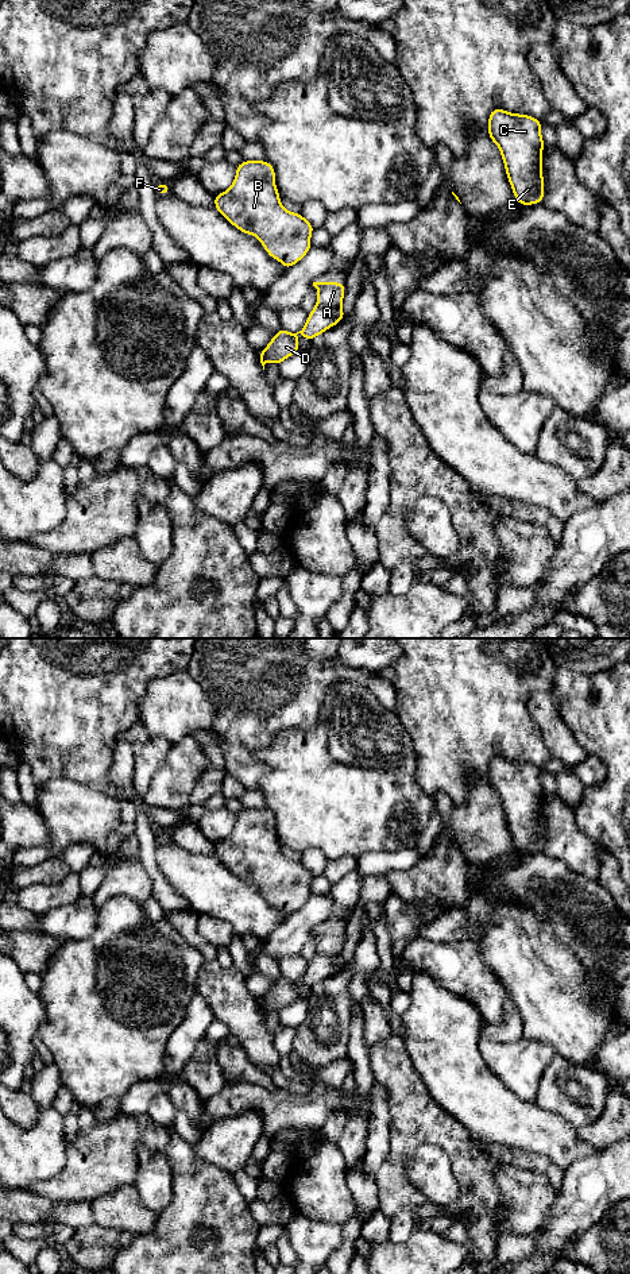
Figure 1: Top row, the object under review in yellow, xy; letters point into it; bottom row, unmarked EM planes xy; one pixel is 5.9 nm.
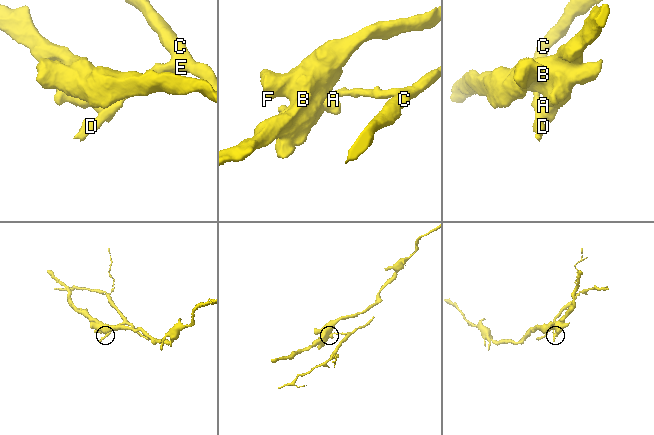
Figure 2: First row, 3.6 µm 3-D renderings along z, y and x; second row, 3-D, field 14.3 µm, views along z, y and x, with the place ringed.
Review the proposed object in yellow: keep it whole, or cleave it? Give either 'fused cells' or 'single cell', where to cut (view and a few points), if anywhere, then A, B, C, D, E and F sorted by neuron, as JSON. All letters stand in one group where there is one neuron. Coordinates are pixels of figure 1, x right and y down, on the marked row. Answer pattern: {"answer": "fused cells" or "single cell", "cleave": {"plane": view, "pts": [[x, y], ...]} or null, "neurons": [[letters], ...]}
{"answer": "fused cells", "cleave": {"plane": "xy", "pts": [[340, 304], [335, 308], [316, 307]]}, "neurons": [["A", "B", "F"], ["C", "D", "E"]]}

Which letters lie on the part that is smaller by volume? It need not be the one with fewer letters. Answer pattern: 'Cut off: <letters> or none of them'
Cut off: C, D, E

